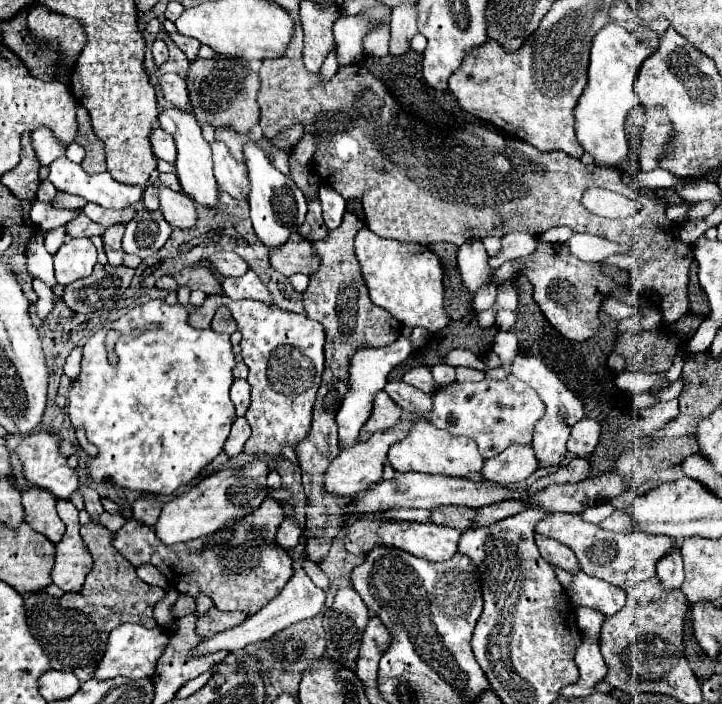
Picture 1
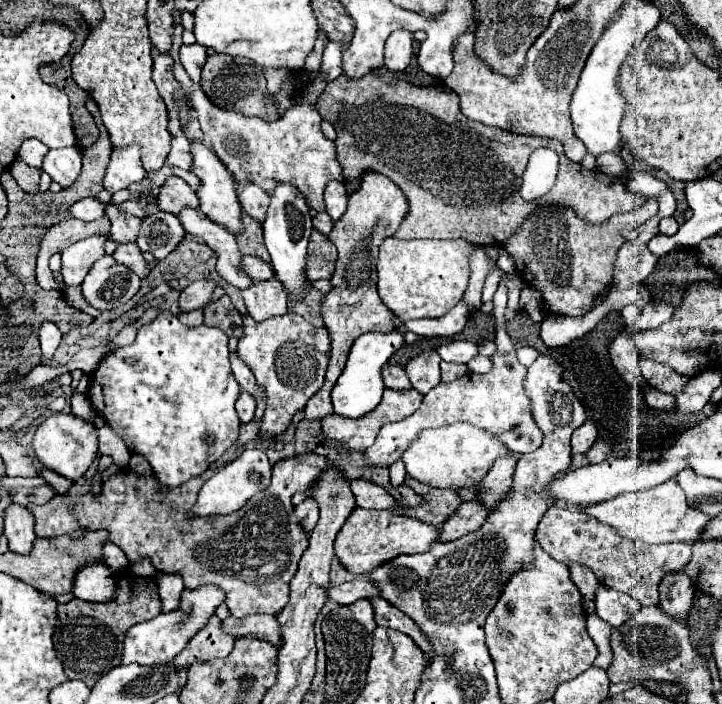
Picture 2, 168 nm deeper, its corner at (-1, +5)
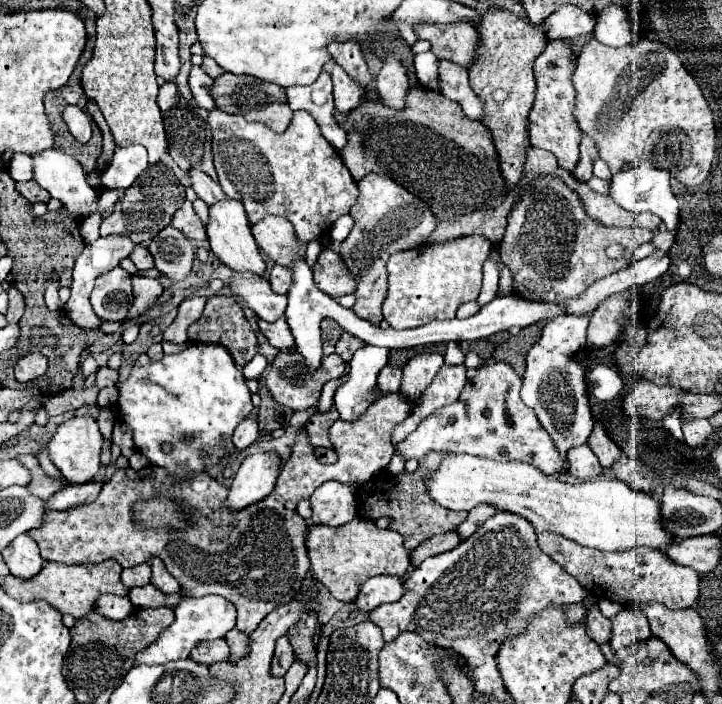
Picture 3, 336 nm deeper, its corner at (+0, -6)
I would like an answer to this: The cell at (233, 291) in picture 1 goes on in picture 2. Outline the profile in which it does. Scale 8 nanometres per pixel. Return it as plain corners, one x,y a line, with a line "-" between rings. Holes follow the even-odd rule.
279,280
257,282
243,290
243,300
253,320
267,320
267,316
287,314
287,294

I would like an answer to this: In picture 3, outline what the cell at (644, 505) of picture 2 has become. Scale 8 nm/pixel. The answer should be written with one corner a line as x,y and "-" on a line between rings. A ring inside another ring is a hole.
442,453
440,465
426,475
424,483
426,483
430,499
446,509
470,511
472,507
476,507
476,503
492,503
500,511
512,511
516,515
526,517
534,525
536,533
554,531
580,545
594,547
600,551
632,551
640,545
652,547
652,549
666,549
668,545
674,543
674,537
664,527
660,501
654,495
636,491
618,479
570,485
554,477
544,477
540,469
524,461
496,461
496,459
468,455
468,453

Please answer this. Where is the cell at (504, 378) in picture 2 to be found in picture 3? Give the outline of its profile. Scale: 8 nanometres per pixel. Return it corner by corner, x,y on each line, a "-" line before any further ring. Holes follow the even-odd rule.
504,361
488,363
478,369
476,377
470,379
460,393
460,399
440,407
426,417
404,441
396,445
396,453
404,461
422,461
428,451
460,451
472,455
484,455
490,459
516,459
538,467
544,475
558,473
564,465
556,447
542,431
532,409
520,401
520,375

